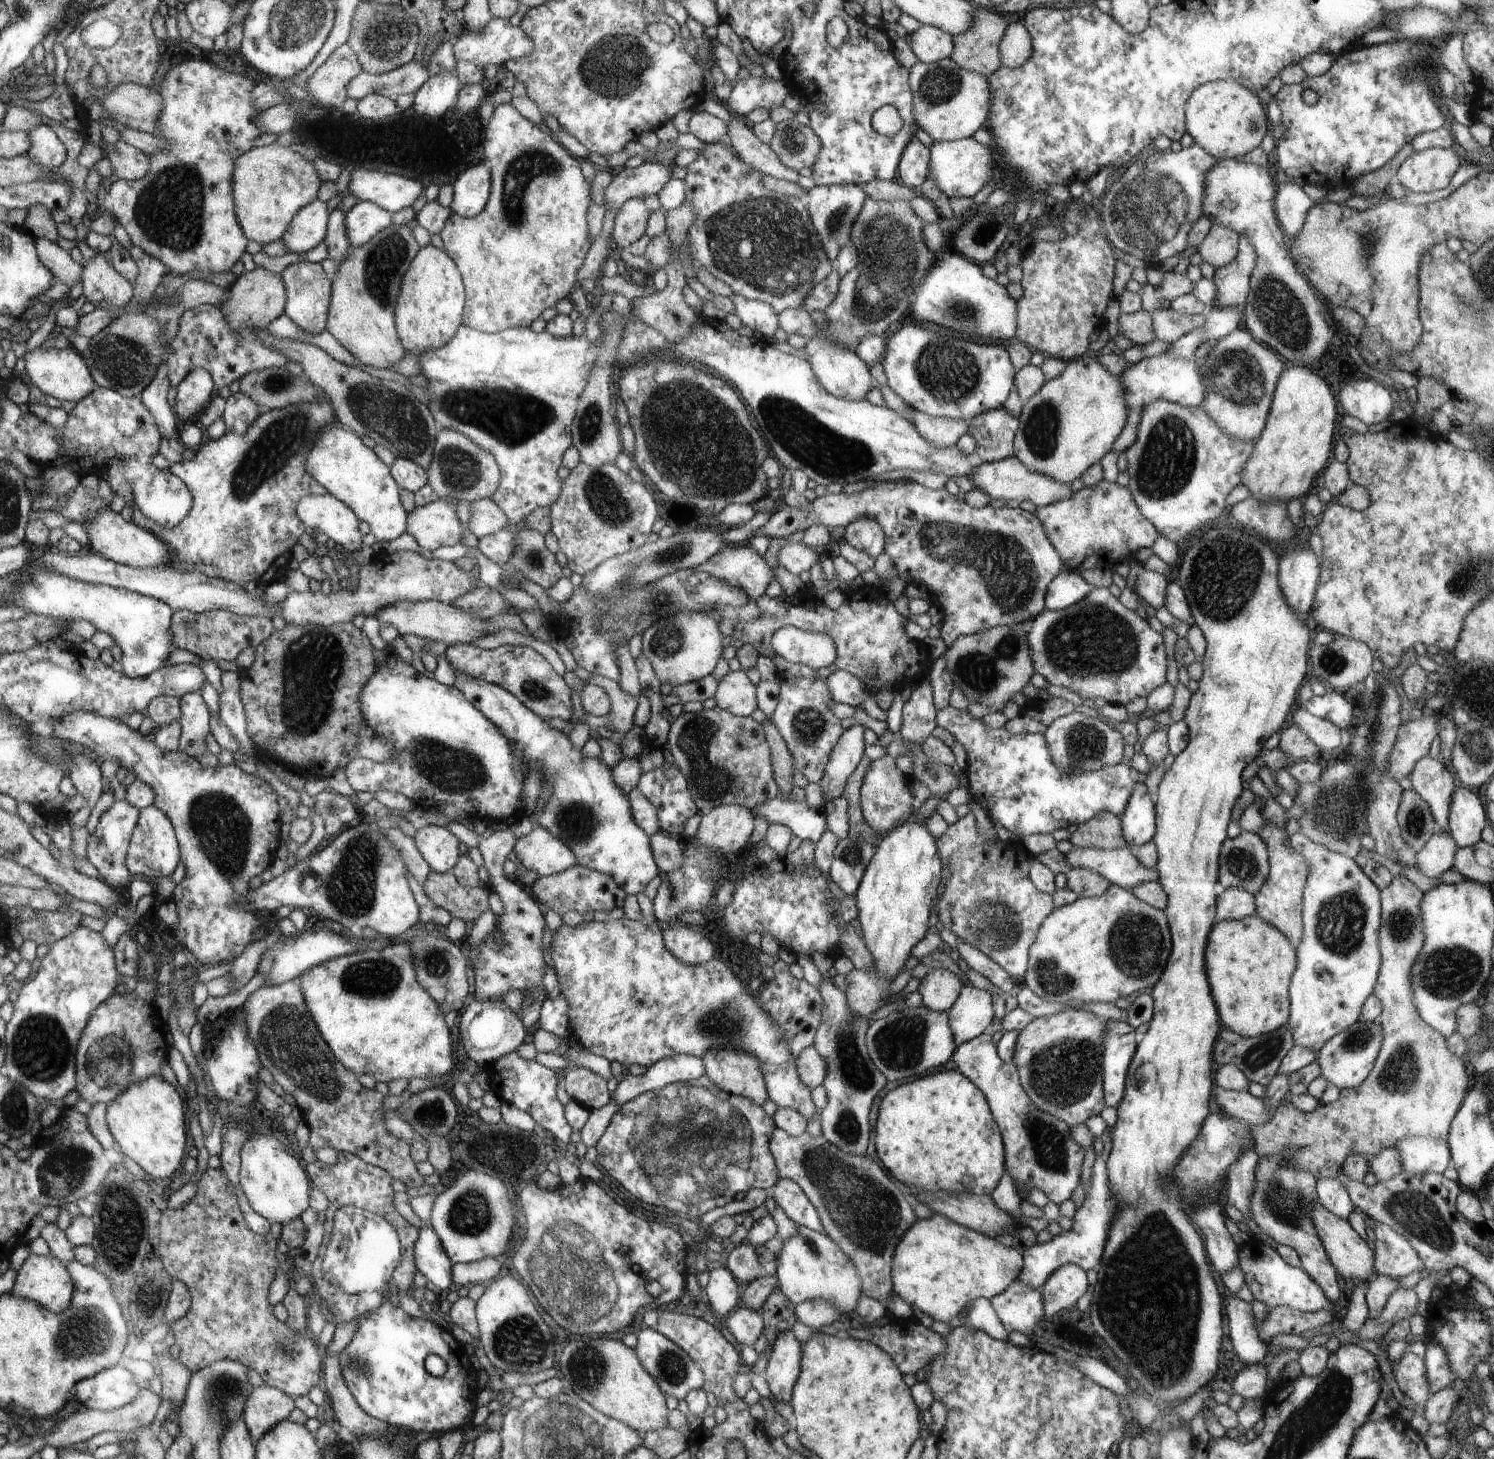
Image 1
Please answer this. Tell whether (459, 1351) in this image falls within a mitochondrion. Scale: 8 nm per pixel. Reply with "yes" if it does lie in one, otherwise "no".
no

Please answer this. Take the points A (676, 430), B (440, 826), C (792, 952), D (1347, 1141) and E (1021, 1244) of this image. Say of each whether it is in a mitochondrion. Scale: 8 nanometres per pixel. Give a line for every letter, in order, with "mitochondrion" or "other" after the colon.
A: mitochondrion
B: other
C: other
D: other
E: other

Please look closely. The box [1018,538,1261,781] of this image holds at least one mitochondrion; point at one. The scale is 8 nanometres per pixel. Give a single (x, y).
(1092, 641)

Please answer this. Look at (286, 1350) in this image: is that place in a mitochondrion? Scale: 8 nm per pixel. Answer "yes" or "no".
yes

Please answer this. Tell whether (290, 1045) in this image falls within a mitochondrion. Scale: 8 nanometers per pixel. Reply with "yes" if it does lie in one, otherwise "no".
yes

